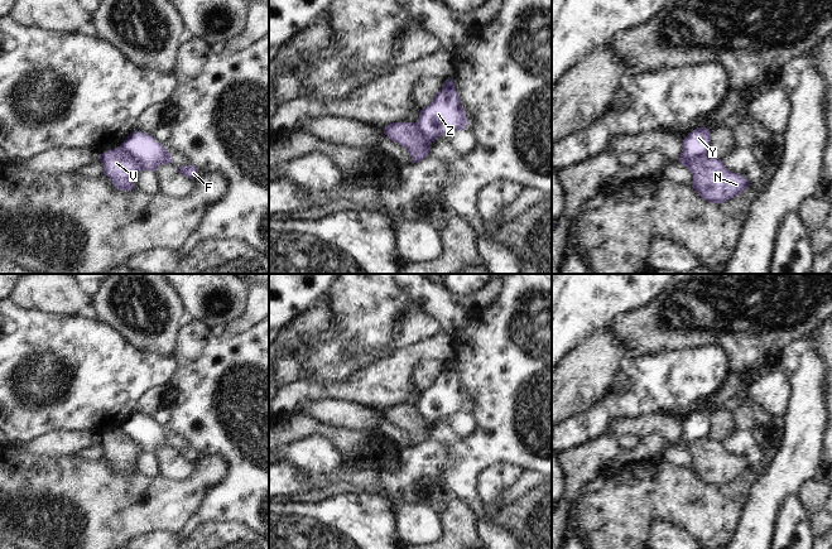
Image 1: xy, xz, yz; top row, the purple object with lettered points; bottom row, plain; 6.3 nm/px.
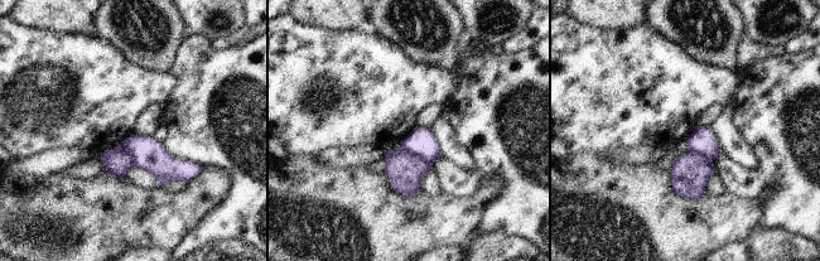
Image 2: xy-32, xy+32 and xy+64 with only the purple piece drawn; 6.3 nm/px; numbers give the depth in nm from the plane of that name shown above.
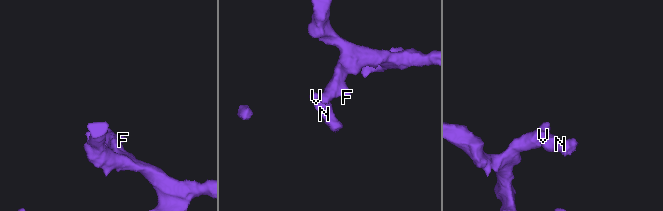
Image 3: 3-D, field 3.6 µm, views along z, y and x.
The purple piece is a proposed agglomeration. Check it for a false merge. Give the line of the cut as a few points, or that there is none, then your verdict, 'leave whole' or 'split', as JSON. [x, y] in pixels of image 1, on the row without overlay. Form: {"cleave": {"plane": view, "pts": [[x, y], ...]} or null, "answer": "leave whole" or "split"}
{"cleave": {"plane": "xy", "pts": [[120, 429], [143, 452]]}, "answer": "split"}

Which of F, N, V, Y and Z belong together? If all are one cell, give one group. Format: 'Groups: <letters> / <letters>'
Groups: F Y Z / N V

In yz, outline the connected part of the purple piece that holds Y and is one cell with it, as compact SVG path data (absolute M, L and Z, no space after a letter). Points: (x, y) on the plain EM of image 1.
M697 410L692 413L683 422L682 435L678 446L688 451L689 446L693 442L708 438L710 429L711 429L710 411Z

